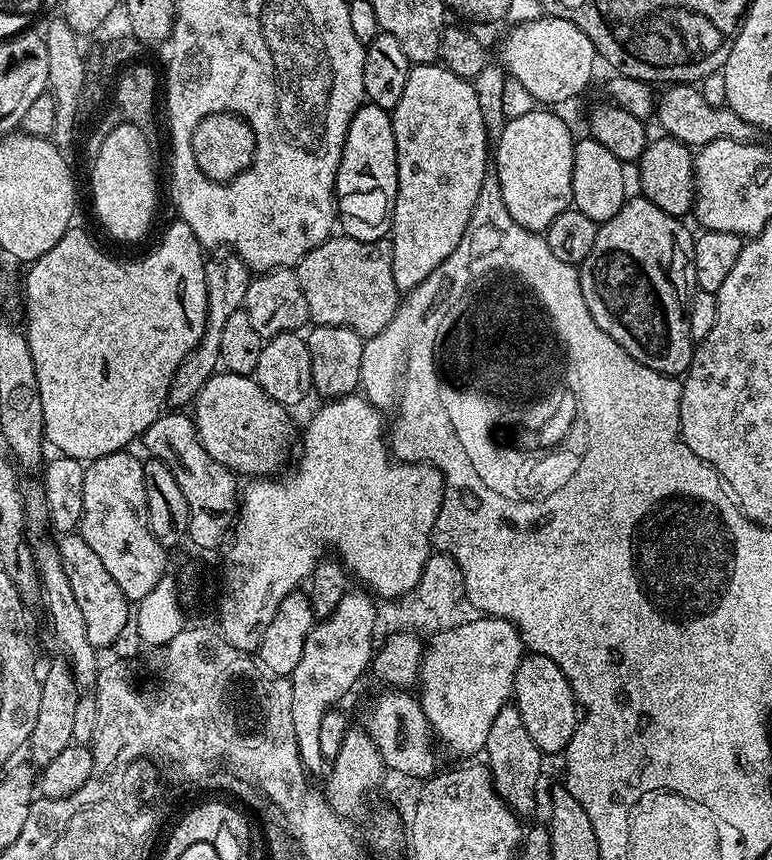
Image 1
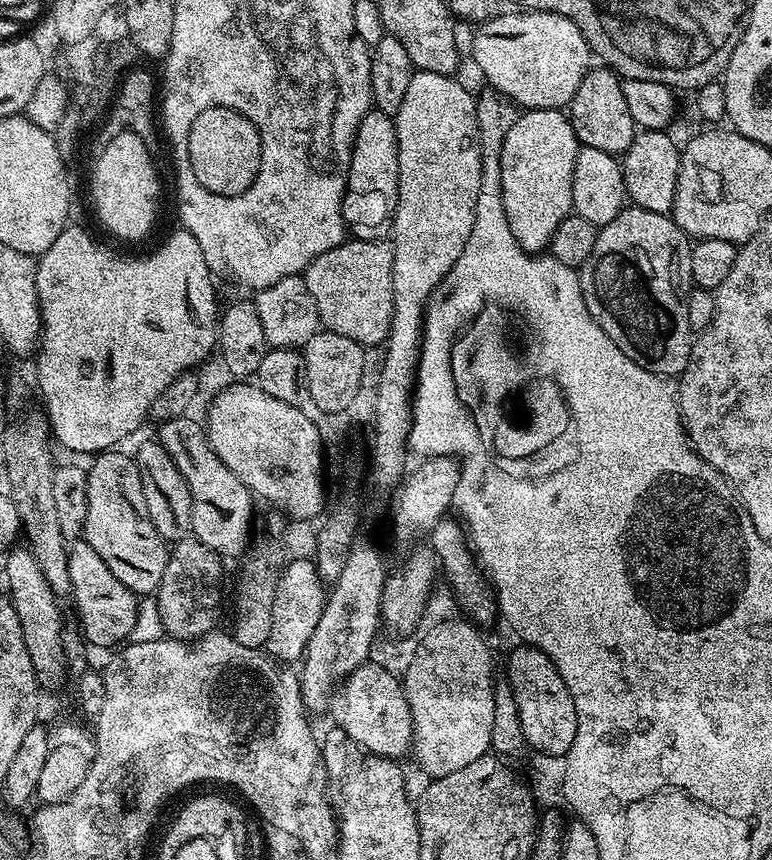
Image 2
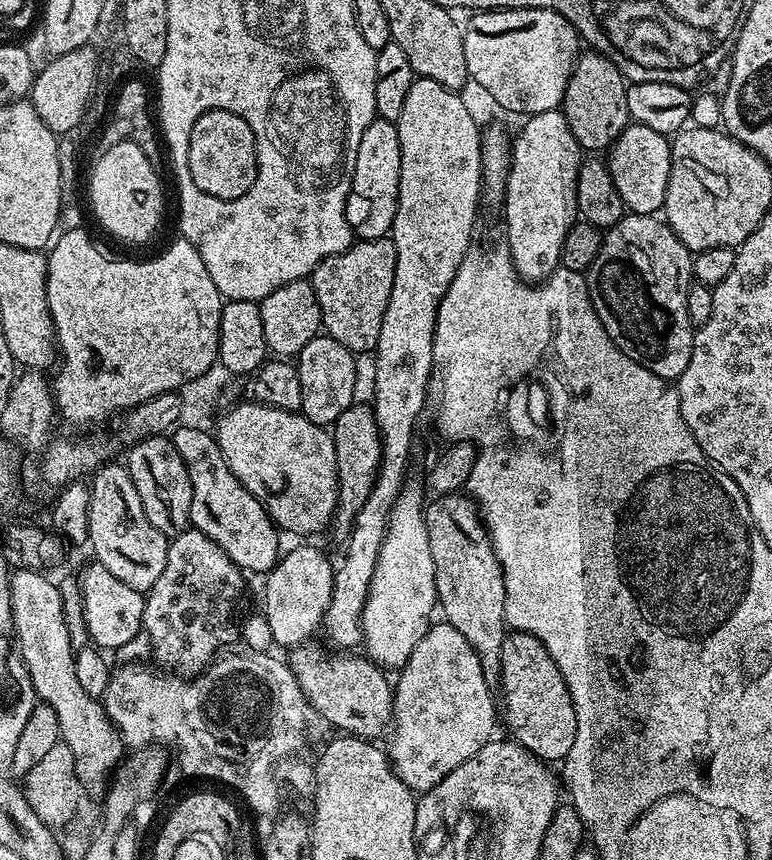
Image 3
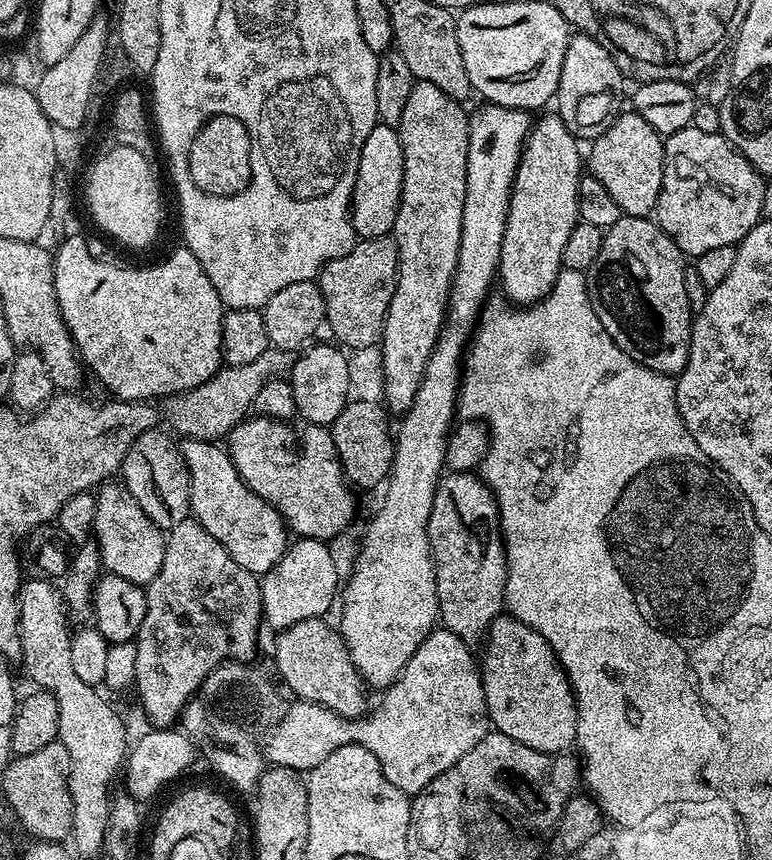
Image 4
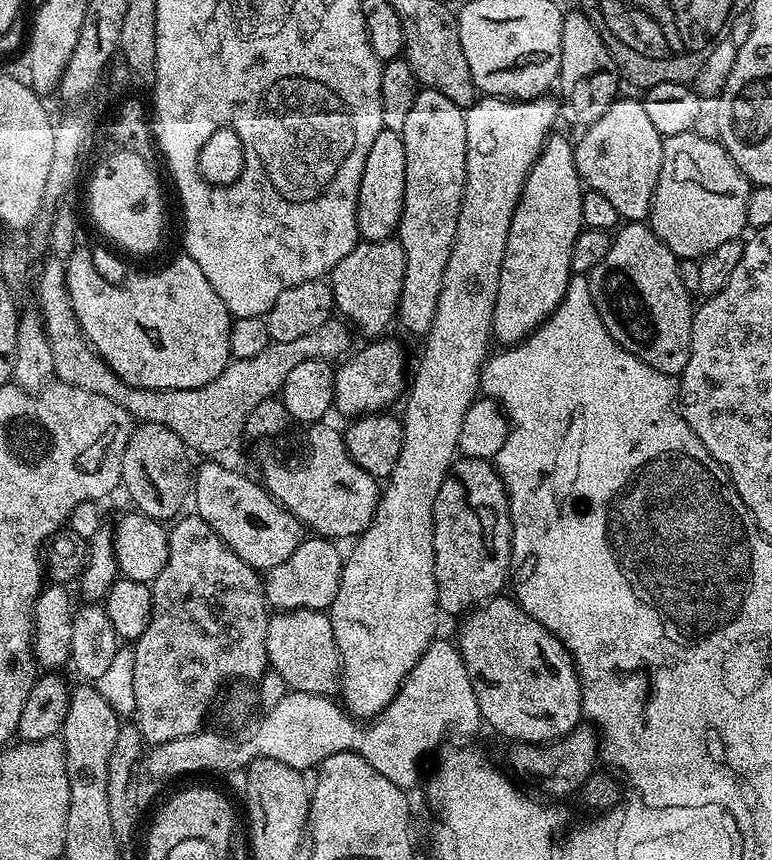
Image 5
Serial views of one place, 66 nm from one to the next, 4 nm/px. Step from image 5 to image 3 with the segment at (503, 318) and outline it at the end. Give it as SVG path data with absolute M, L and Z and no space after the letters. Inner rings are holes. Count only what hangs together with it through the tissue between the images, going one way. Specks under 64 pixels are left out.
M563 111L539 112L523 122L520 133L511 141L512 163L504 184L502 213L508 231L506 247L516 273L521 280L539 282L560 267L562 242L577 215L576 183L582 149Z

